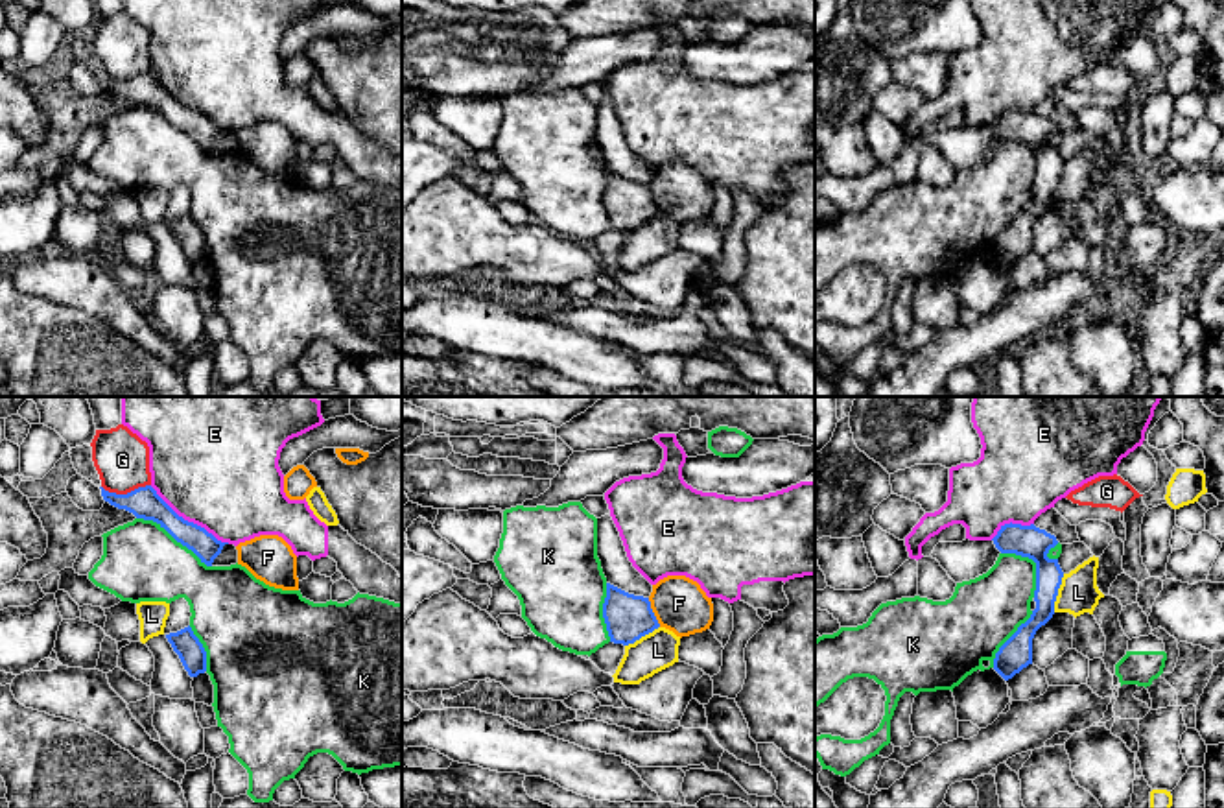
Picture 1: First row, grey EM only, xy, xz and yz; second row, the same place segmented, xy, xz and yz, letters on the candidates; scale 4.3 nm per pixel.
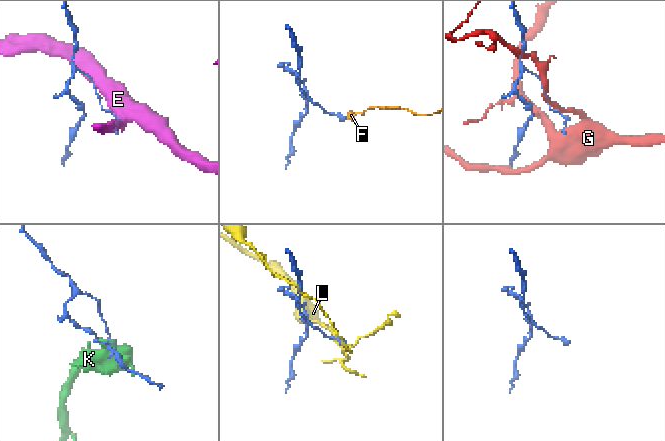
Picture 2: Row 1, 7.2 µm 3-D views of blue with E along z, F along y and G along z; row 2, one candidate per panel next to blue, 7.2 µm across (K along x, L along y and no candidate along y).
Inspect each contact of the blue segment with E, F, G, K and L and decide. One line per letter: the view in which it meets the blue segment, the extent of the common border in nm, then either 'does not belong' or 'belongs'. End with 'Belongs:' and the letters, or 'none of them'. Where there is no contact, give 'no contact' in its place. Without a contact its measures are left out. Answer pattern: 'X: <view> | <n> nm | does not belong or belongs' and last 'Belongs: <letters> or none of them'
E: xy | 440 nm | does not belong
F: xz | 140 nm | does not belong
G: xy | 220 nm | does not belong
K: xy | 400 nm | does not belong
L: yz | 180 nm | does not belong
Belongs: none of them

